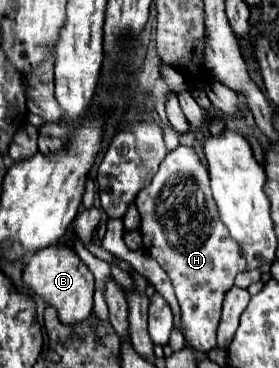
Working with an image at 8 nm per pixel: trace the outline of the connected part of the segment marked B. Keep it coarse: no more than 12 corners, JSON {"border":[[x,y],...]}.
{"border":[[71,247],[35,253],[23,283],[65,325],[93,313],[93,275]]}

